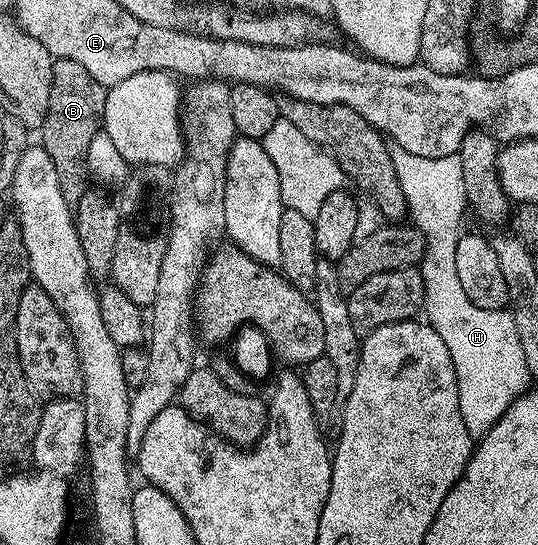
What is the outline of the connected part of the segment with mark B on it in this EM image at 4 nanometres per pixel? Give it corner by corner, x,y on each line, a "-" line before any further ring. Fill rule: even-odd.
54,59
51,70
51,98
47,106
45,121
39,129
40,147
47,150
51,166
59,178
59,190
71,206
76,206
87,191
85,179
90,179
88,147
97,132
102,131
105,114
106,89
79,62

